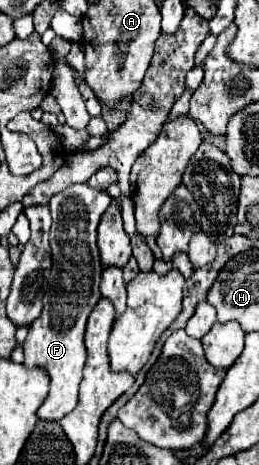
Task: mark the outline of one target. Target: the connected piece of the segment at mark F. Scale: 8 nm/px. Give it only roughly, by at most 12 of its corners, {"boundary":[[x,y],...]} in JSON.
{"boundary":[[106,191],[50,201],[52,275],[24,343],[50,395],[38,419],[78,403],[84,327],[100,301],[96,229]]}

